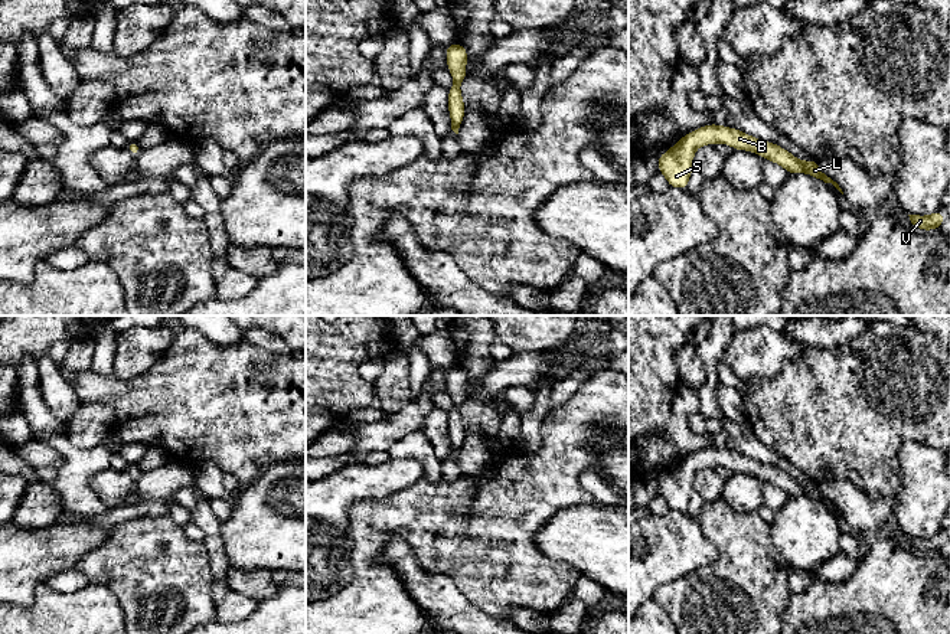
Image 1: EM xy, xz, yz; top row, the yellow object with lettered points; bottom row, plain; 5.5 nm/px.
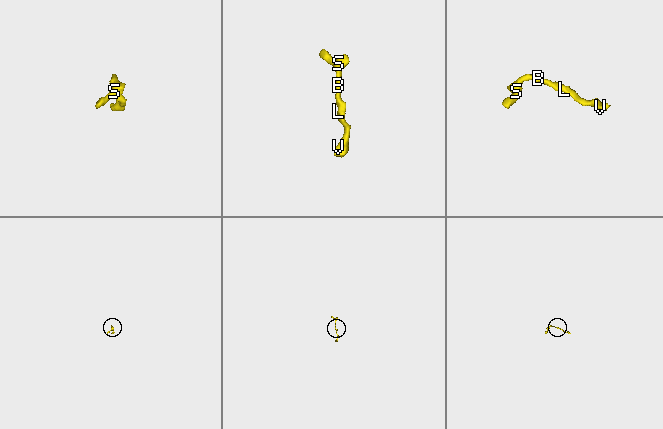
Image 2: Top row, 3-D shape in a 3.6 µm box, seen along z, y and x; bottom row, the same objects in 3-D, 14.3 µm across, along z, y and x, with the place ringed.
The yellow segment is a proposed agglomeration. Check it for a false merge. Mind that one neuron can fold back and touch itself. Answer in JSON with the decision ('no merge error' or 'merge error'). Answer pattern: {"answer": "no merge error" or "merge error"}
{"answer": "no merge error"}

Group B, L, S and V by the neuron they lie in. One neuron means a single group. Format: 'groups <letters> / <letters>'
groups B L S V

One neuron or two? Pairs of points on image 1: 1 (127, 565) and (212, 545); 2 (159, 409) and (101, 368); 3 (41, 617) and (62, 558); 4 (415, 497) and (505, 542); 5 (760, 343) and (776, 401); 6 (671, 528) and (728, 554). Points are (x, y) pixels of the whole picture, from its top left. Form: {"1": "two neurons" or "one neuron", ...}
{"1": "two neurons", "2": "two neurons", "3": "two neurons", "4": "one neuron", "5": "two neurons", "6": "two neurons"}

